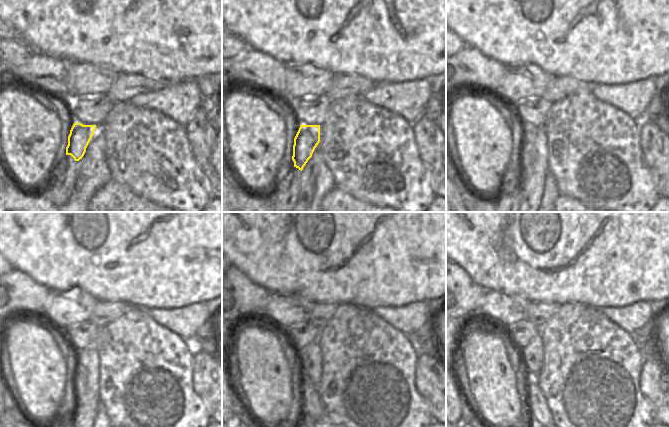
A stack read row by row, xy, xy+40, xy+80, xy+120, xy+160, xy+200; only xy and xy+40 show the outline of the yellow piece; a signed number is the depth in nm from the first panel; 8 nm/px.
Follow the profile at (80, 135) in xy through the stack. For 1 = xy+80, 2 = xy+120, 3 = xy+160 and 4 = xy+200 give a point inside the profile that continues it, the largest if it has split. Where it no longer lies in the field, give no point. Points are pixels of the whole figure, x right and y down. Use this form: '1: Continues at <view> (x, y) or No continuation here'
1: Continues at xy+80 (527, 147)
2: Continues at xy+120 (79, 372)
3: Continues at xy+160 (312, 405)
4: Continues at xy+200 (540, 415).

